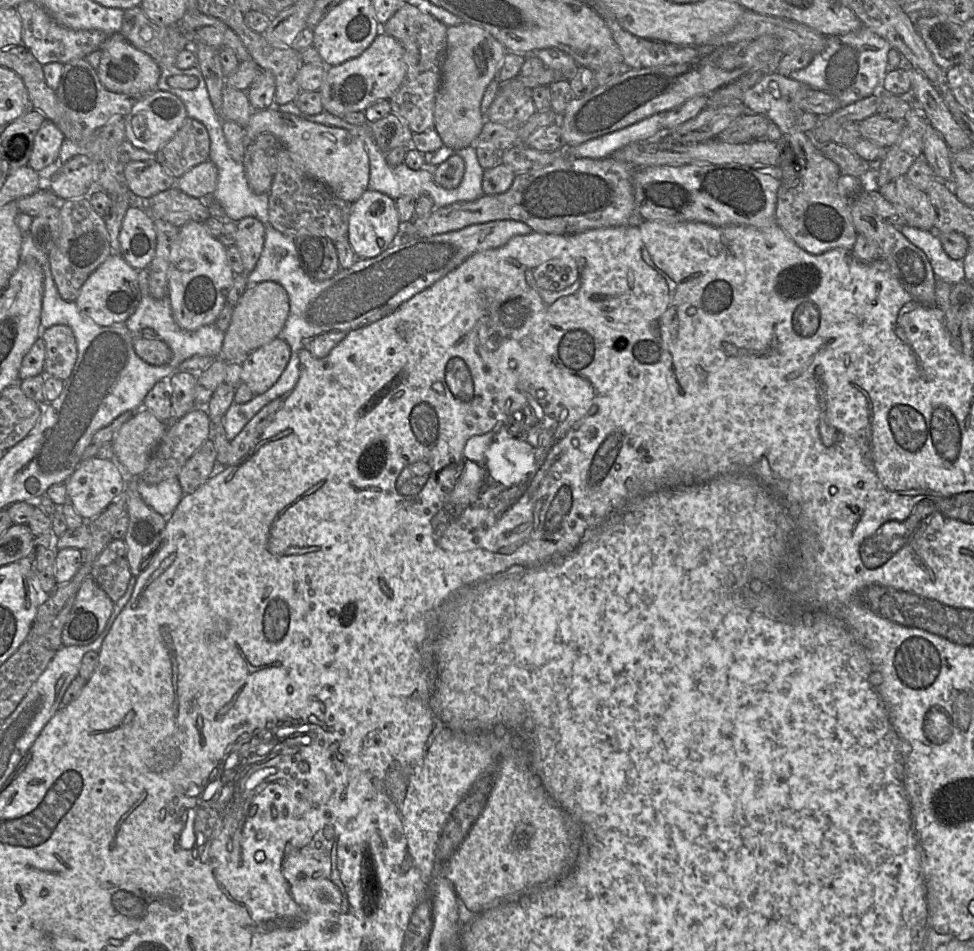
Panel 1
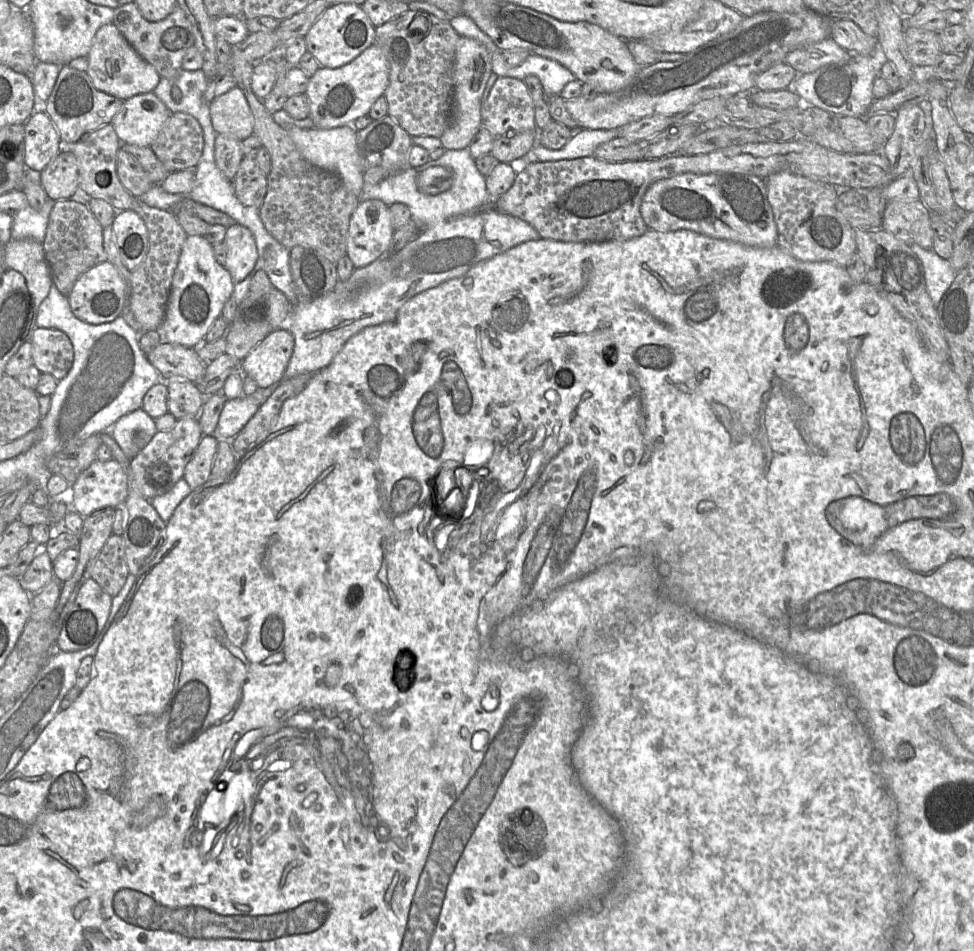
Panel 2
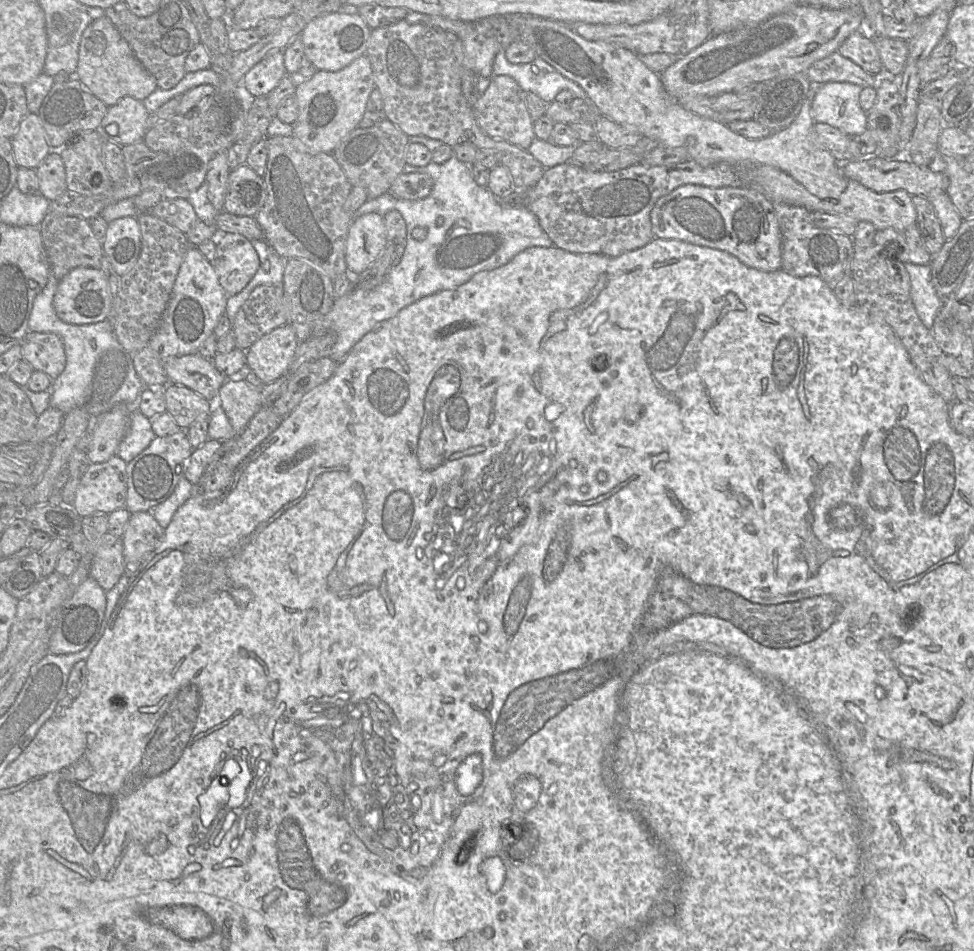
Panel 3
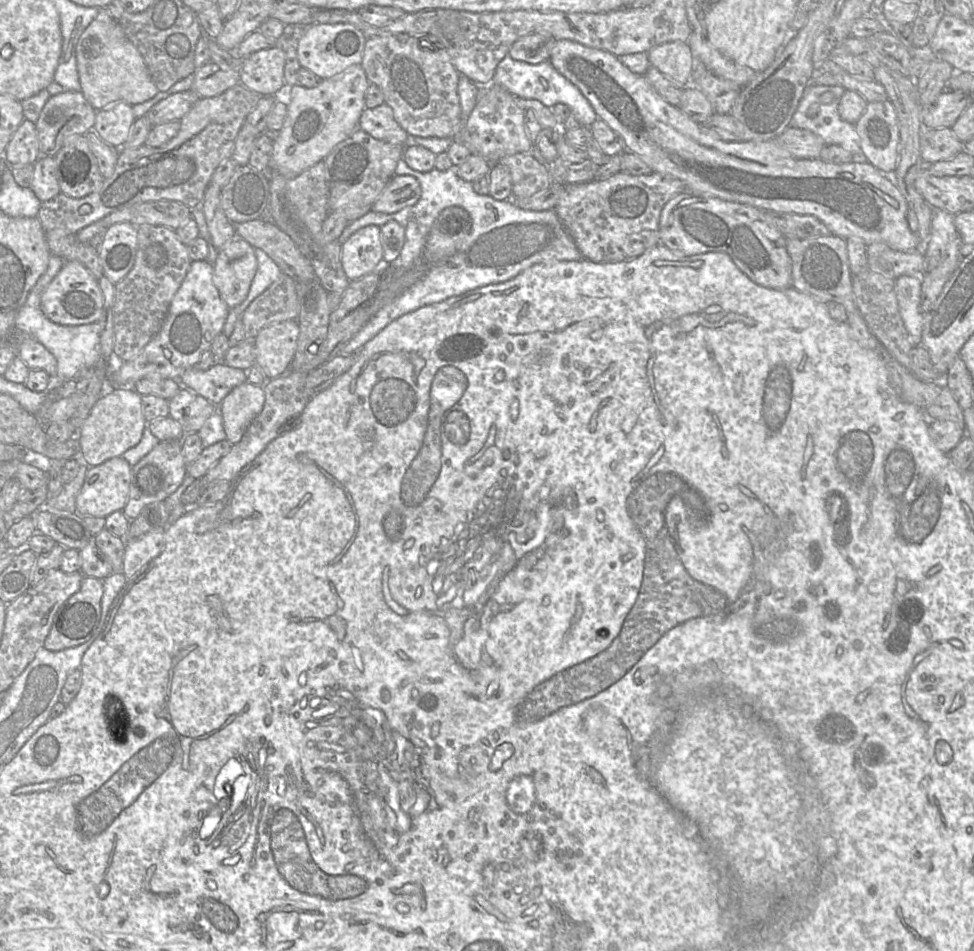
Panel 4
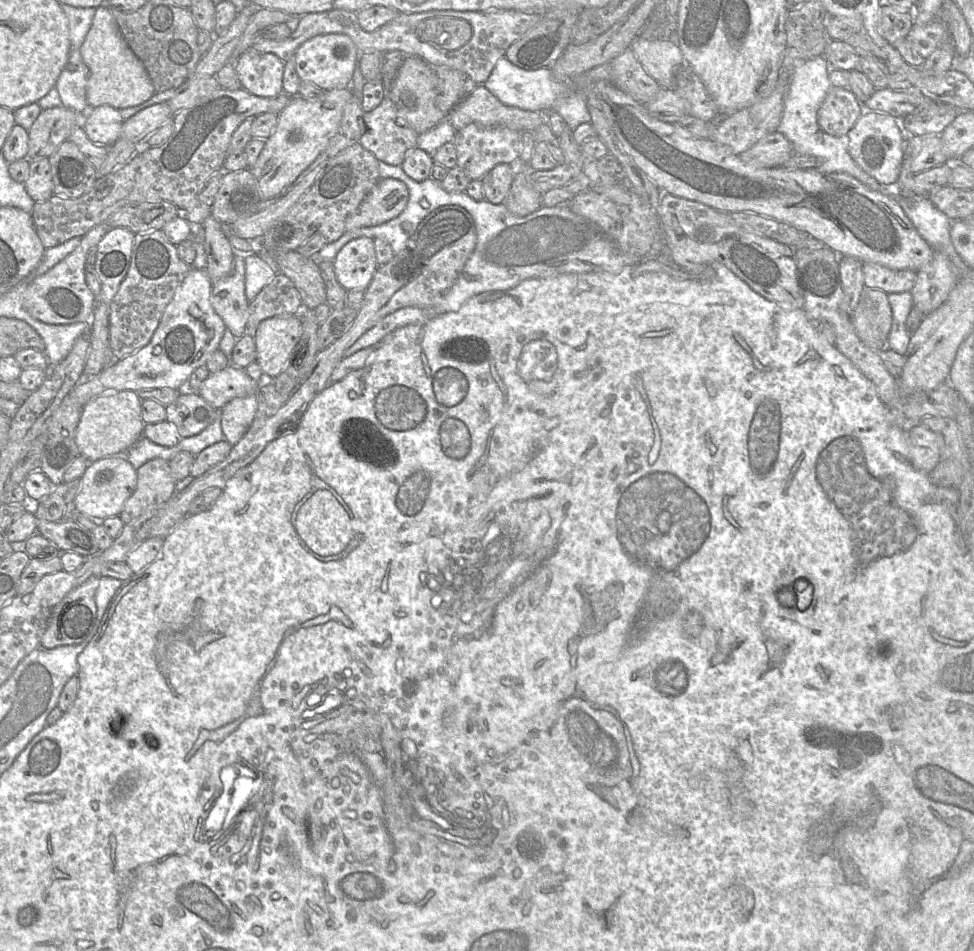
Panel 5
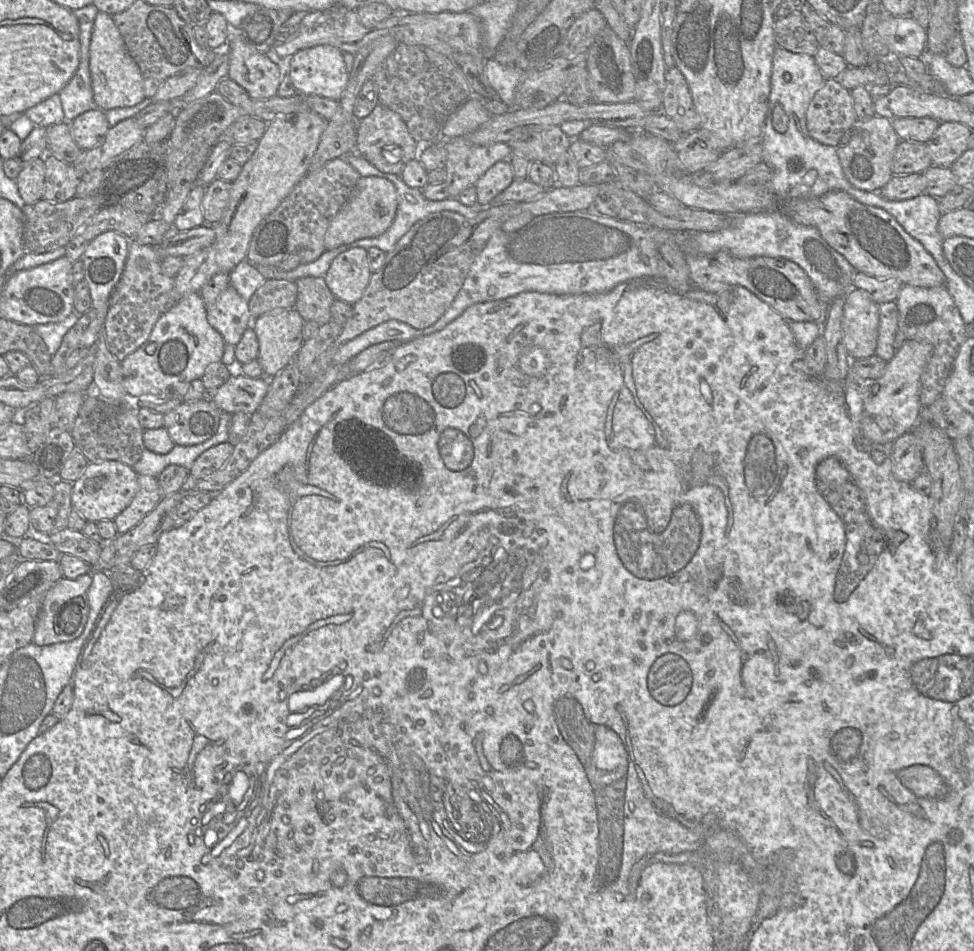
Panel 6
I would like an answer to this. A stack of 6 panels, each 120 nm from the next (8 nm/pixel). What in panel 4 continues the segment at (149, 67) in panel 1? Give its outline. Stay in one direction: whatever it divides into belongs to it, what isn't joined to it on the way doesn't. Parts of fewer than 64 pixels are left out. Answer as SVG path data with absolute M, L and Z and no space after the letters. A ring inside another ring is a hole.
M100 8L98 16L82 33L76 46L76 62L81 92L97 111L117 102L134 106L159 92L141 53L106 8Z

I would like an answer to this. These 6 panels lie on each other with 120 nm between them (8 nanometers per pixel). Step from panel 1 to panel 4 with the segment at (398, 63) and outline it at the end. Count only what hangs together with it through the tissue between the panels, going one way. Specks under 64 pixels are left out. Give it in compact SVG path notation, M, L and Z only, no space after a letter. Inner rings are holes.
M361 64L343 73L322 79L317 86L306 88L299 84L291 88L291 102L279 135L273 141L269 170L286 177L295 177L323 161L359 125L365 107L366 91L370 82Z

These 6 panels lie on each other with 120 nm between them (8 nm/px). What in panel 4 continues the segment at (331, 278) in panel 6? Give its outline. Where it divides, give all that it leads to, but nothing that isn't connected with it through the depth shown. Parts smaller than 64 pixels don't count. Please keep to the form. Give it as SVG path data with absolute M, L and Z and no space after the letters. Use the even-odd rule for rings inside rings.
M369 225L352 234L342 244L341 262L350 281L378 271L383 264L381 227Z

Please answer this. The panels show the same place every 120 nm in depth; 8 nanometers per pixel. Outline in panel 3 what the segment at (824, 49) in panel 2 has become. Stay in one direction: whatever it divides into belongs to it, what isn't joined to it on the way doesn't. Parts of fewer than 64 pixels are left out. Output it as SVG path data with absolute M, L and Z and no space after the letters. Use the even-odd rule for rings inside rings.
M838 51L815 62L805 73L813 83L849 82L861 86L862 89L868 86L877 88L882 76L882 74L868 73Z

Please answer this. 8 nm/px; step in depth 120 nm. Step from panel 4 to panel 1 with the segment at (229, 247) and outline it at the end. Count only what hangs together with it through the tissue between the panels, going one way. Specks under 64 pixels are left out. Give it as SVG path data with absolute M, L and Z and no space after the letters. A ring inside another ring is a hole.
M246 217L237 222L236 242L246 273L256 266L263 250L265 227L255 217Z

